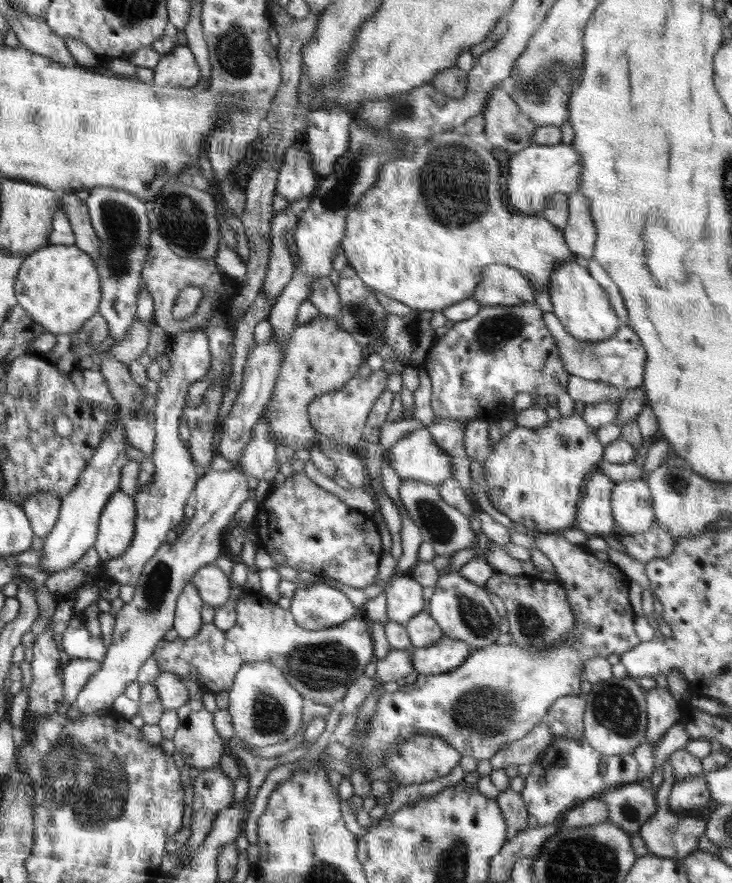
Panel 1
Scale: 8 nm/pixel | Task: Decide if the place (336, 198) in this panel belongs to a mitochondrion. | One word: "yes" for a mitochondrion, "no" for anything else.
yes

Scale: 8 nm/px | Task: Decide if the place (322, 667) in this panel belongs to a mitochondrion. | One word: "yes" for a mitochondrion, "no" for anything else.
yes

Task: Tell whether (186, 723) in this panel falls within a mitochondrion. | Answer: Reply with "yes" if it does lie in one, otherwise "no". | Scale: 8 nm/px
no

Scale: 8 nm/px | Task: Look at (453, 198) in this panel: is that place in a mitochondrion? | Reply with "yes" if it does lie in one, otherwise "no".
yes

